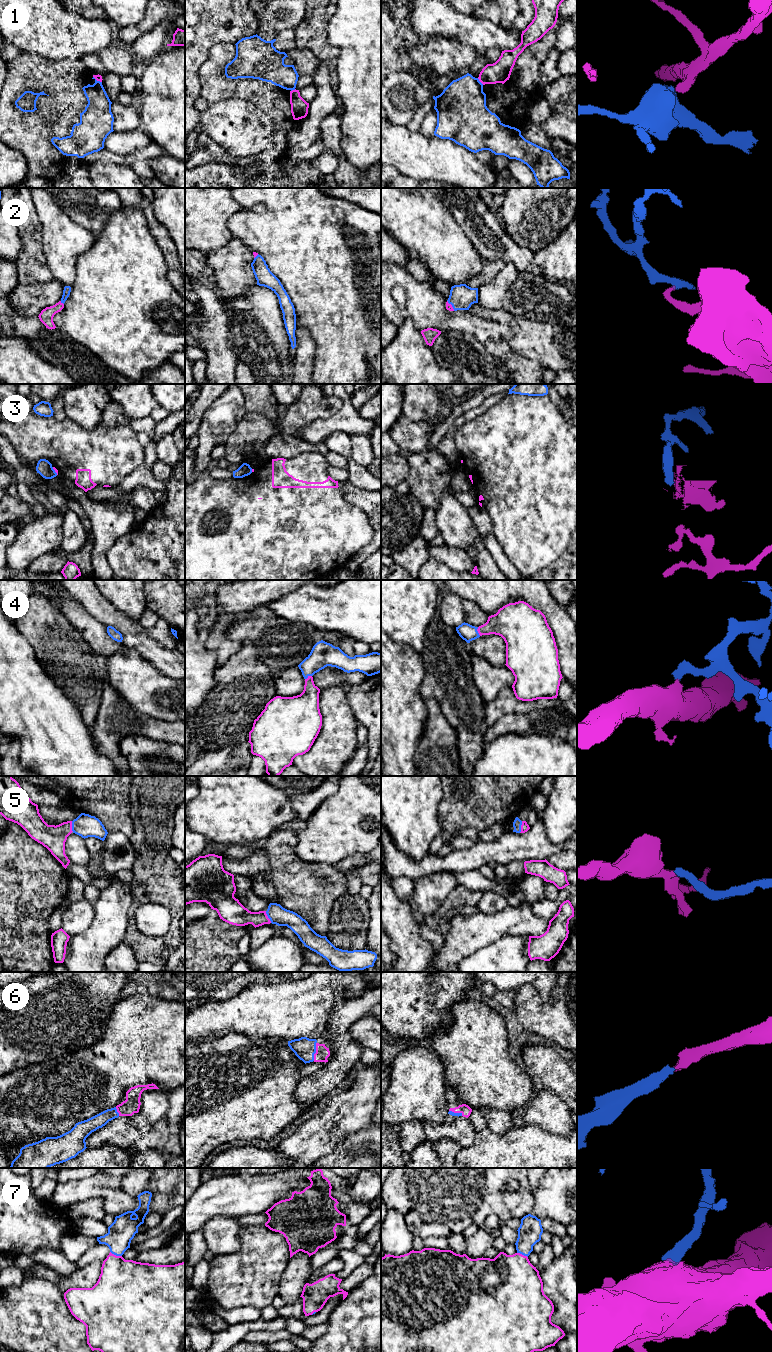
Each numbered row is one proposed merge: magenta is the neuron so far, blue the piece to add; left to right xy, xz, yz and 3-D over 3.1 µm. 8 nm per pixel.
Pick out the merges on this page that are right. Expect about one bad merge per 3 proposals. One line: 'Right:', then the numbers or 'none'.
Right: 2, 4, 5, 6, 7

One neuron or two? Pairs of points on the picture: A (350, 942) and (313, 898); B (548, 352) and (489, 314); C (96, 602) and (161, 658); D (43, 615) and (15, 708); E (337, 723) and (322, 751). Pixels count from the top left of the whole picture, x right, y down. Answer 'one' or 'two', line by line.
A: two
B: one
C: one
D: two
E: one

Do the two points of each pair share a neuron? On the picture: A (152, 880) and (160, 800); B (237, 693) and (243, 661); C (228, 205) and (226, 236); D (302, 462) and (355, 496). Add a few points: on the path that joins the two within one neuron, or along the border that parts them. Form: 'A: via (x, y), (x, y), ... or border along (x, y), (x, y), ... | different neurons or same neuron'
A: via (153, 860), (155, 820) | same neuron
B: via (243, 685), (243, 669) | same neuron
C: via (222, 213), (222, 228) | same neuron
D: border along (337, 482), (342, 490), (342, 496), (352, 504) | different neurons

